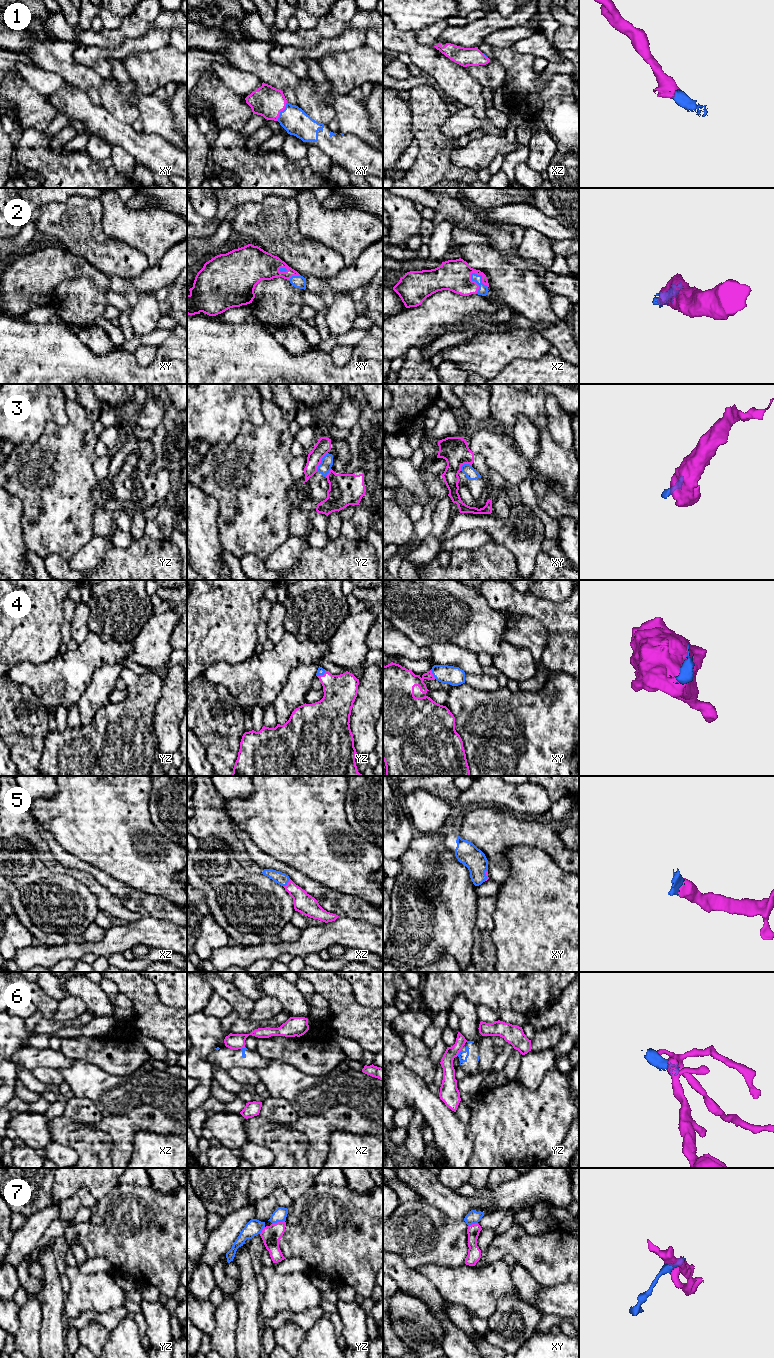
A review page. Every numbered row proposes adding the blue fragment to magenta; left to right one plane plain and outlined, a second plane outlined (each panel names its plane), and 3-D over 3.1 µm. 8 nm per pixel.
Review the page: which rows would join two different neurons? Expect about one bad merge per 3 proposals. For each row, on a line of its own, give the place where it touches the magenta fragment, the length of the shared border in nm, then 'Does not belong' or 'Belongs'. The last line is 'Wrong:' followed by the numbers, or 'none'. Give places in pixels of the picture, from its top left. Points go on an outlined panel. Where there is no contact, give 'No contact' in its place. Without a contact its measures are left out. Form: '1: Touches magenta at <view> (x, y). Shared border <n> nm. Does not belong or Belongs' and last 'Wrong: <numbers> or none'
1: Touches magenta at xy (281, 110). Shared border 170 nm. Belongs
2: Touches magenta at xz (475, 282). Shared border 180 nm. Belongs
3: Touches magenta at yz (320, 462). Shared border 180 nm. Belongs
4: Touches magenta at yz (321, 675). Shared border 90 nm. Belongs
5: Touches magenta at xz (287, 883). Shared border 90 nm. Belongs
6: Touches magenta at yz (459, 1051). Shared border 70 nm. Does not belong
7: Touches magenta at yz (278, 1222). Shared border 110 nm. Belongs
Wrong: 6

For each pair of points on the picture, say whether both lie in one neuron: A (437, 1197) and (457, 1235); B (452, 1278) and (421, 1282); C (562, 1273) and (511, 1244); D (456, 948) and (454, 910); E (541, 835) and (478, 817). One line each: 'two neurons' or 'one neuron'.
A: two neurons
B: two neurons
C: one neuron
D: one neuron
E: one neuron

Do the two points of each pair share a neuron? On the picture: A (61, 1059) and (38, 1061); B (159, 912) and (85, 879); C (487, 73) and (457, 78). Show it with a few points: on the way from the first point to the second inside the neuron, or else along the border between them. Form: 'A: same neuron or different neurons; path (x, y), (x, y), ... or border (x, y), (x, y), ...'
A: same neuron; path (55, 1059), (44, 1059)
B: different neurons; border (88, 873), (114, 894), (123, 904)
C: different neurons; border (465, 67), (483, 87)

